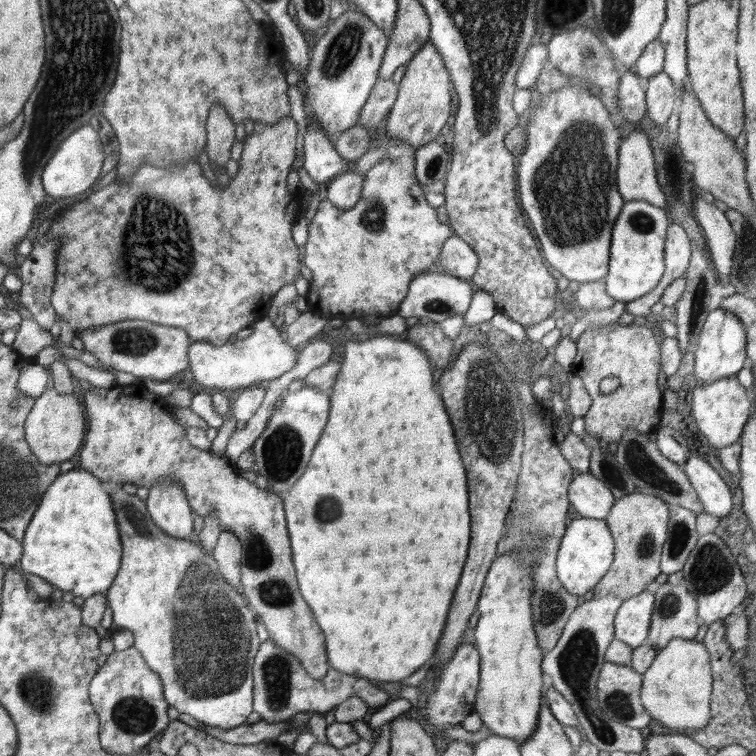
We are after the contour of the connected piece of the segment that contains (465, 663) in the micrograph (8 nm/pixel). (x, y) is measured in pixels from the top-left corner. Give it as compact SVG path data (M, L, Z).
M461 644L443 667L433 692L428 696L425 708L425 718L440 731L461 723L473 713L479 687L480 659L480 653L474 645Z

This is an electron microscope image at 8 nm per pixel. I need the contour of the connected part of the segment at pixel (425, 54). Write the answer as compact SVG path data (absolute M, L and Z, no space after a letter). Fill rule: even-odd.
M430 40L407 63L398 87L396 101L387 115L387 138L399 138L415 150L420 149L440 135L450 119L453 106L454 91L448 69Z

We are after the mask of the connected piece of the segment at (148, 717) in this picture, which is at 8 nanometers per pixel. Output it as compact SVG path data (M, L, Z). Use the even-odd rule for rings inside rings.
M134 646L108 655L106 663L100 667L90 681L89 700L99 718L99 741L106 752L112 754L132 754L152 745L154 738L166 730L171 718L168 716L169 705L163 696L160 677L144 660L141 652Z

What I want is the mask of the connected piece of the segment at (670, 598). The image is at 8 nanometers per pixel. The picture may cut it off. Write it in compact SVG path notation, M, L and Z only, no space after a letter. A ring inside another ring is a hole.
M665 583L653 589L653 591L655 604L646 644L658 646L659 649L663 649L668 645L668 642L676 638L694 640L703 624L703 620L697 613L698 604L696 604L696 598L688 592L682 583L677 586Z

